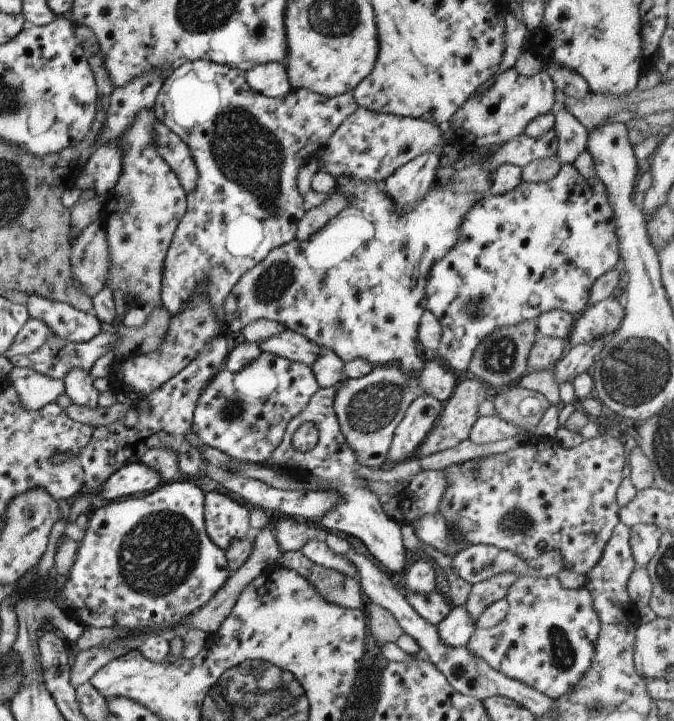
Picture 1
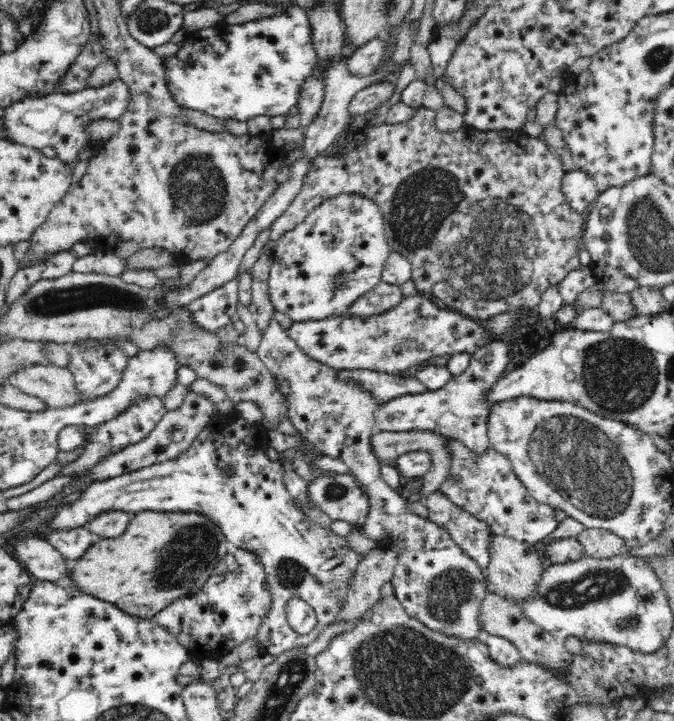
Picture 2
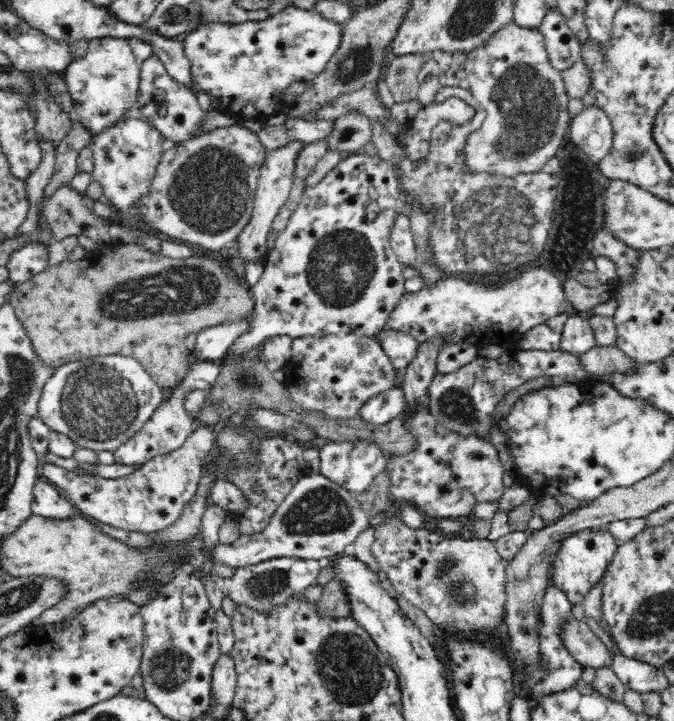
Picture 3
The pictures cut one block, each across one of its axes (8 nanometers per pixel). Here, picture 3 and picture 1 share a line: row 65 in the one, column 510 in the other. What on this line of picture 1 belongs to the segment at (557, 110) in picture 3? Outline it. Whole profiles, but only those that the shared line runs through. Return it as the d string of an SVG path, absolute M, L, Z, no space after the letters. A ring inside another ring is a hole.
M600 431L569 449L537 440L510 452L495 455L489 452L489 456L470 459L443 470L446 488L438 513L450 524L454 535L470 545L492 545L524 560L557 550L562 557L563 569L585 576L601 559L613 528L620 522L616 491L623 480L621 468L626 463L626 452L625 440L609 431Z

